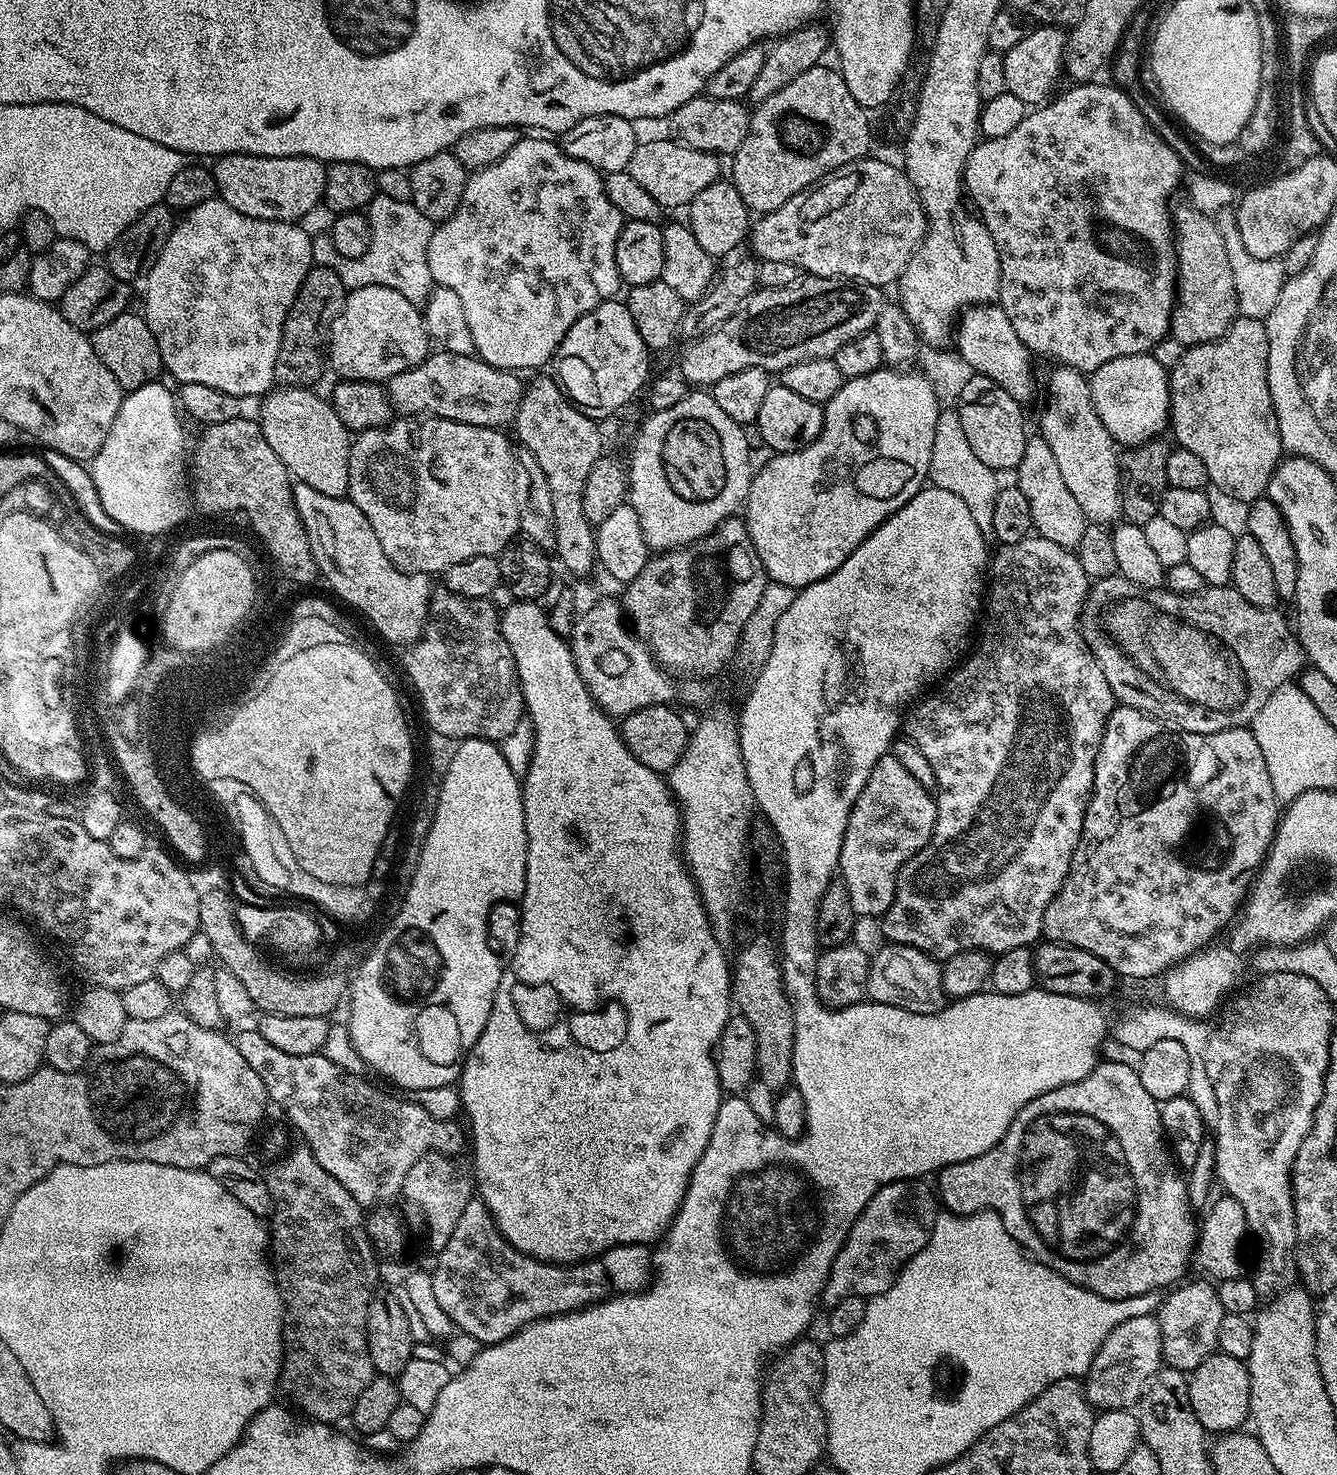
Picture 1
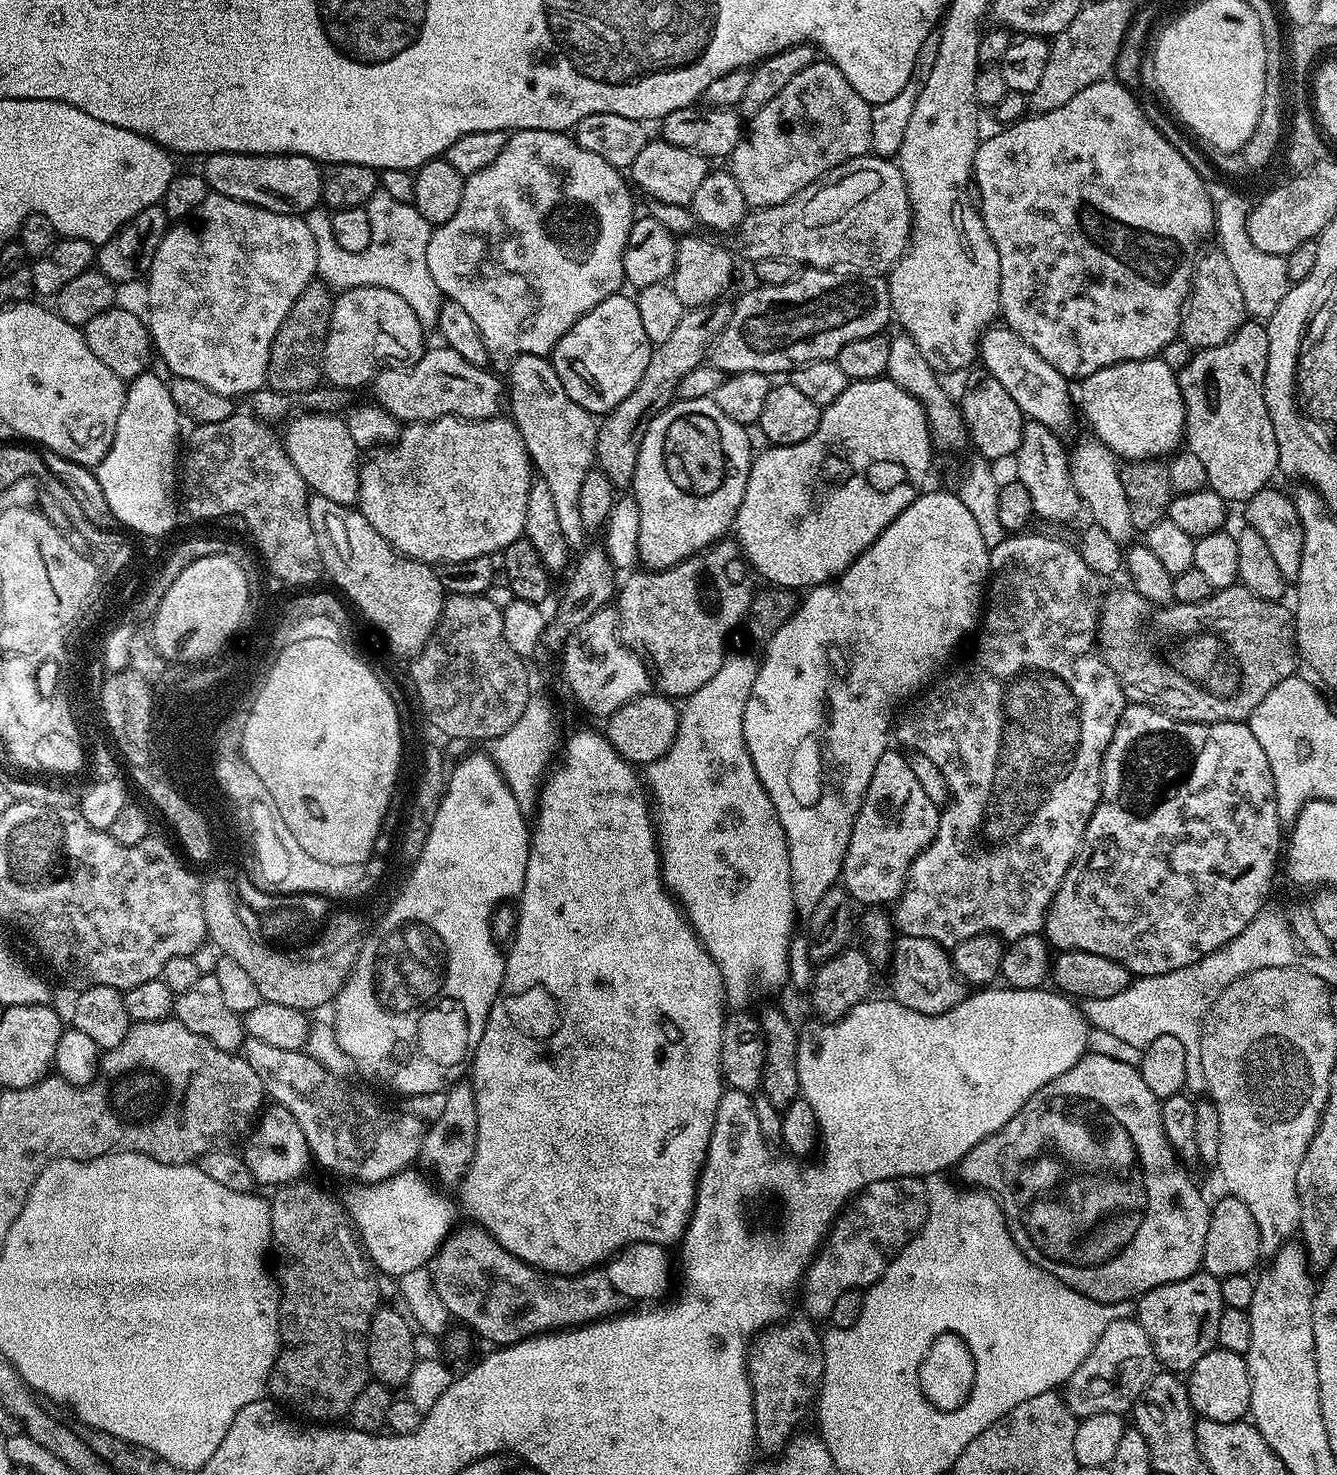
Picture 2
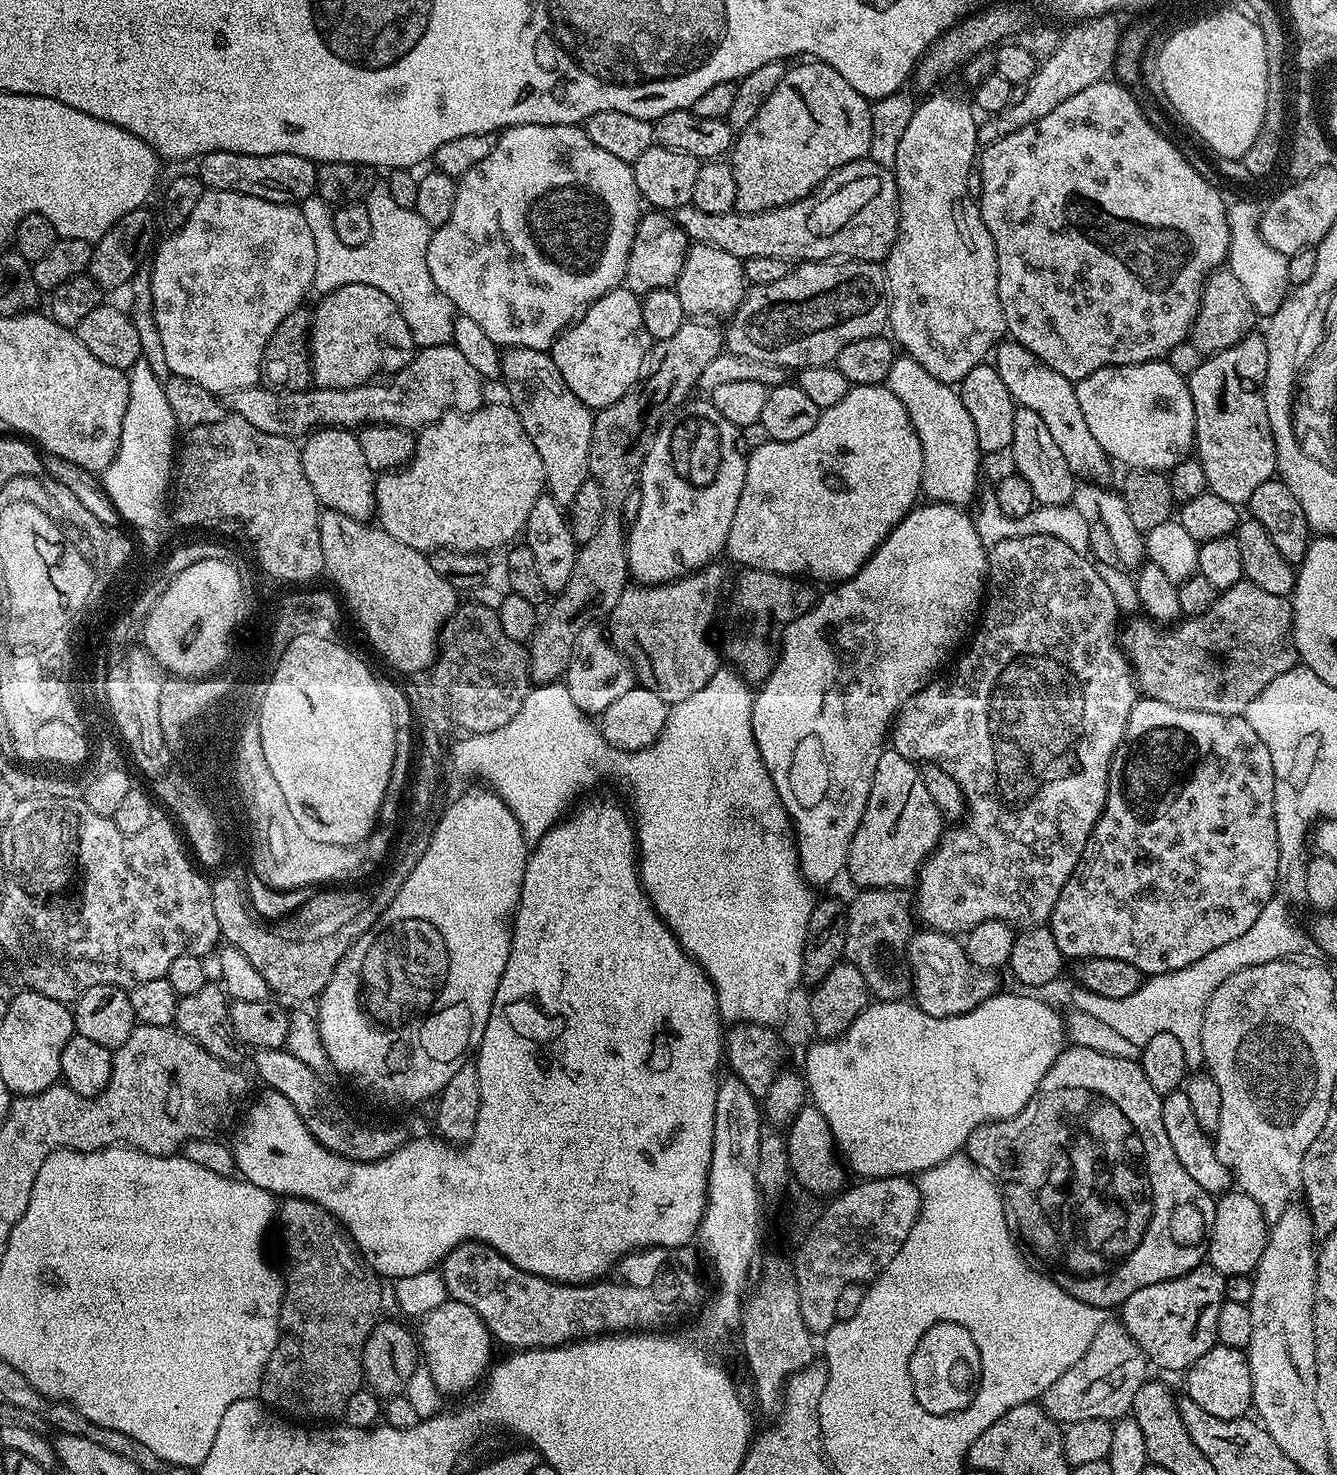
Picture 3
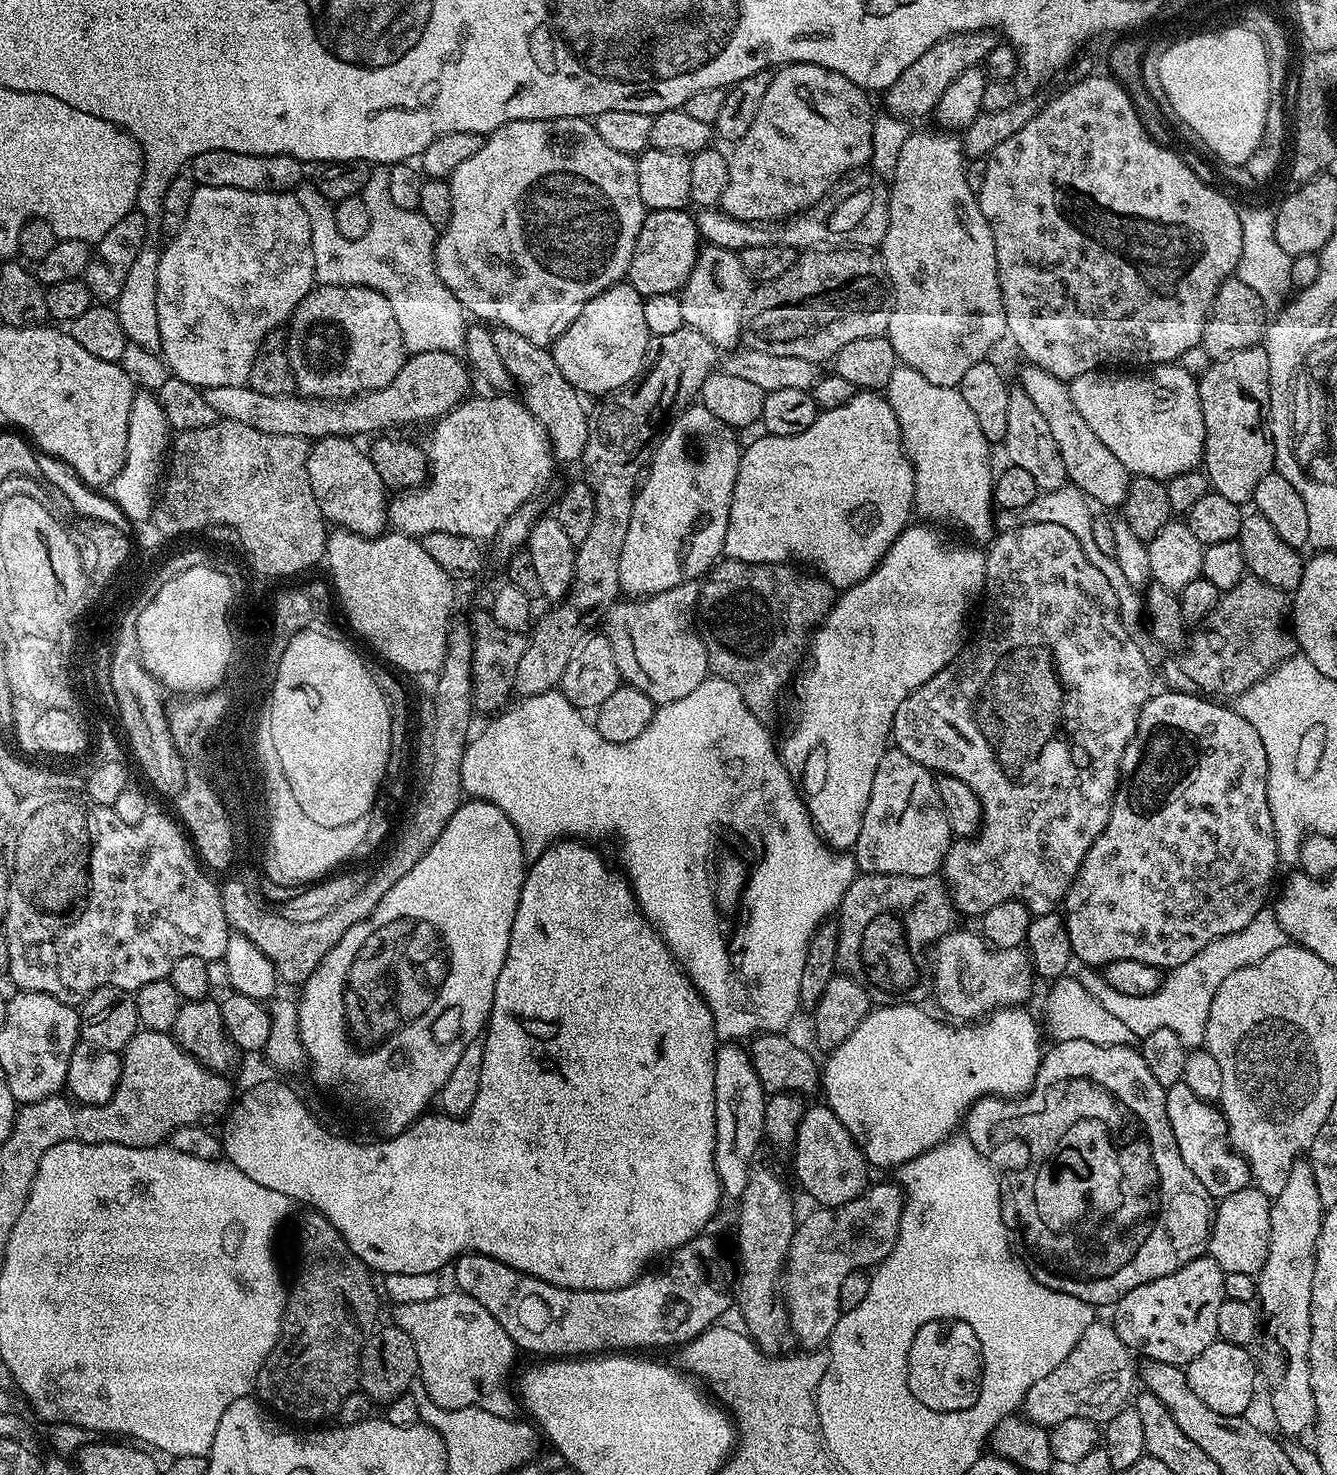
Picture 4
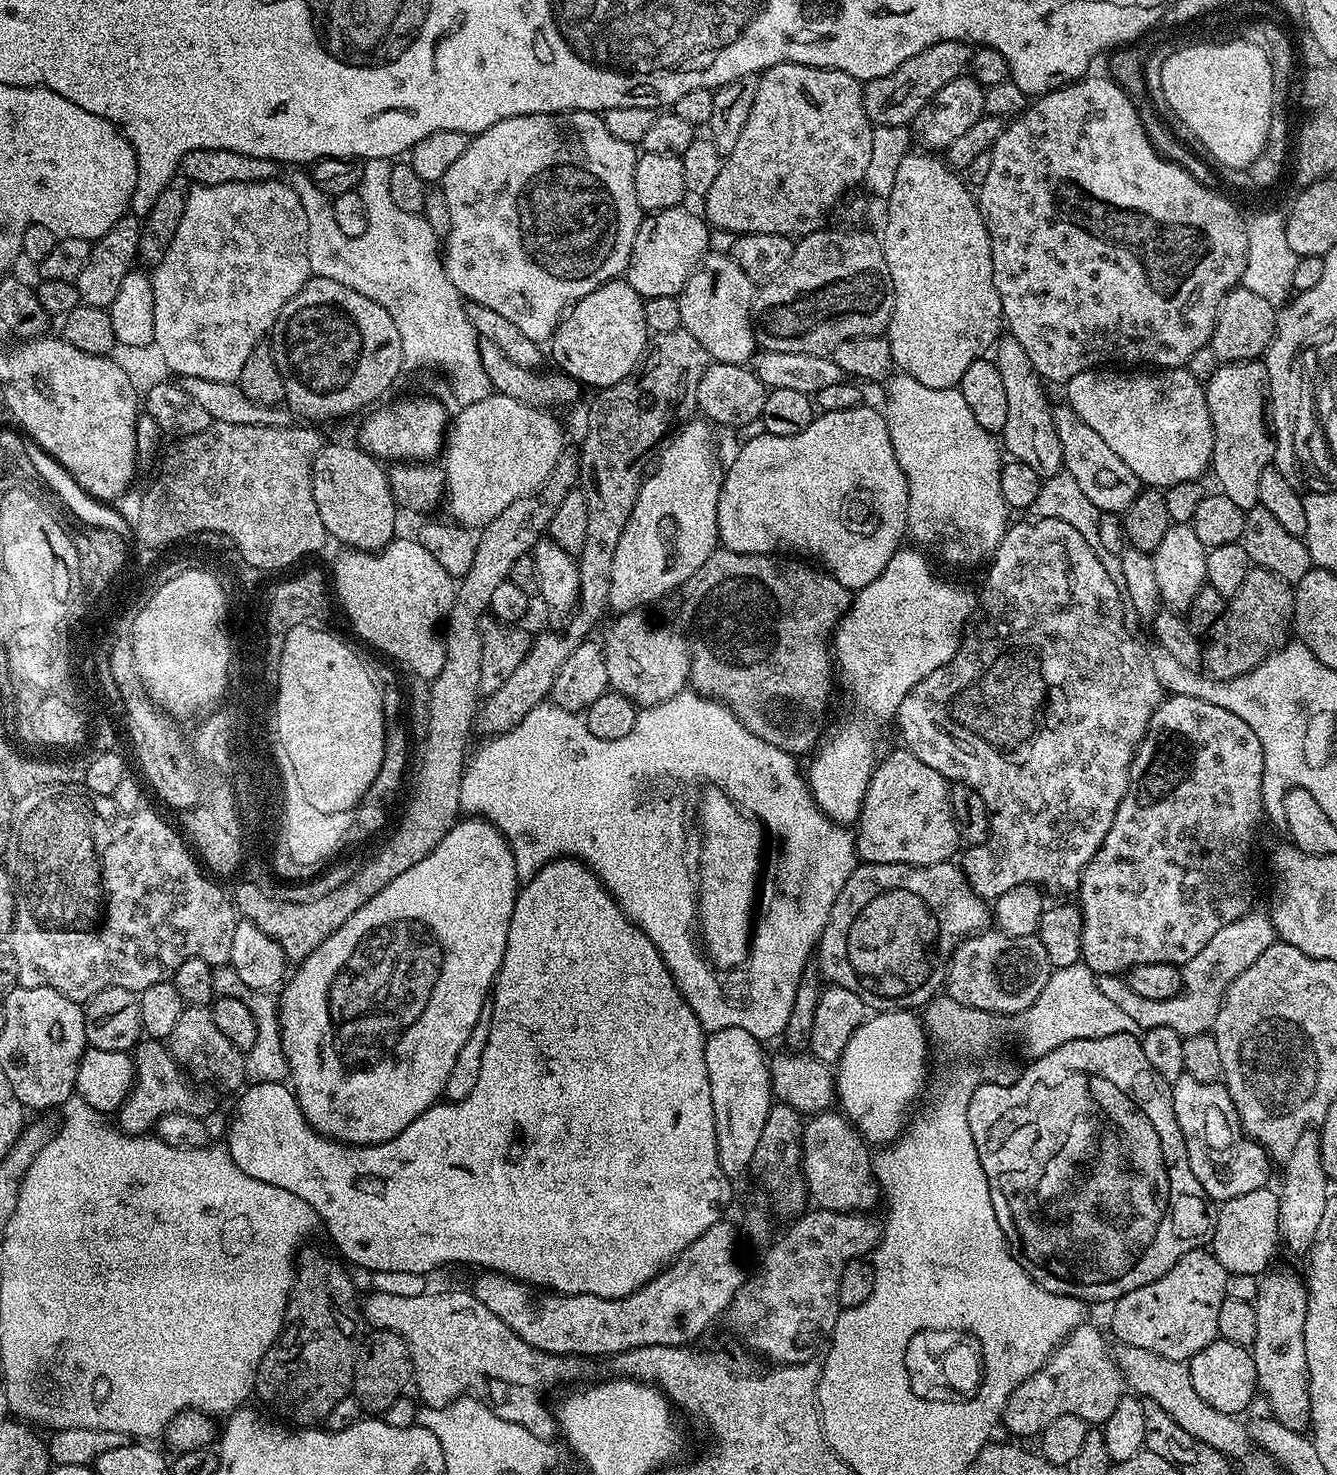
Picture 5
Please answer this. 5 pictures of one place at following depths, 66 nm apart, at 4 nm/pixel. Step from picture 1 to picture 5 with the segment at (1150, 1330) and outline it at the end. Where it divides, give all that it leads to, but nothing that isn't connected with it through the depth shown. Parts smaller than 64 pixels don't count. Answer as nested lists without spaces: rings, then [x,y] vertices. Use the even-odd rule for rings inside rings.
[[[1087,1322],[1079,1324],[1072,1333],[1061,1342],[1060,1347],[1052,1353],[1052,1357],[1047,1360],[1038,1371],[1030,1378],[1026,1378],[1010,1394],[1006,1402],[1006,1410],[1002,1421],[1003,1427],[1008,1427],[1016,1436],[1039,1437],[1054,1418],[1062,1418],[1062,1414],[1074,1414],[1078,1418],[1087,1420],[1089,1425],[1103,1425],[1106,1418],[1118,1406],[1118,1402],[1126,1395],[1126,1385],[1124,1375],[1120,1372],[1120,1367],[1116,1364],[1116,1357],[1113,1349],[1108,1349],[1108,1344],[1104,1341],[1105,1333],[1099,1328]]]

